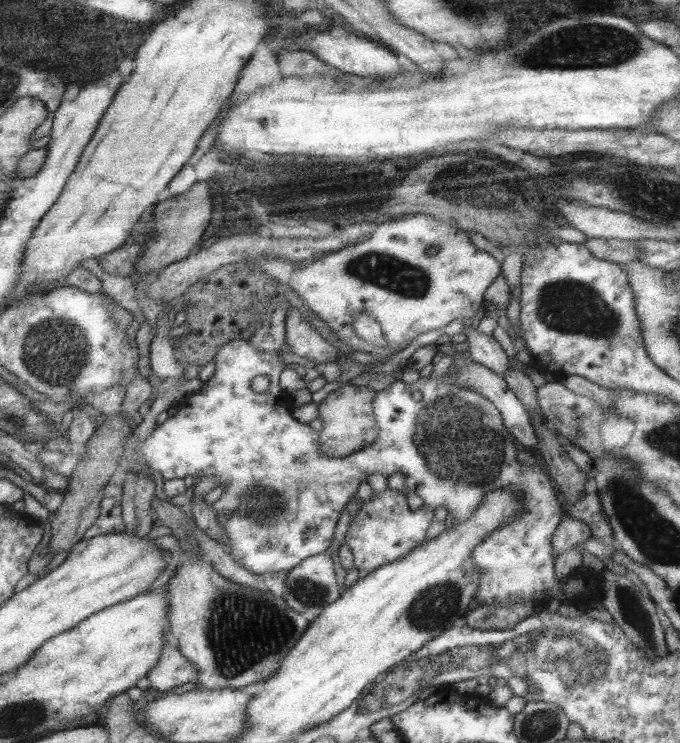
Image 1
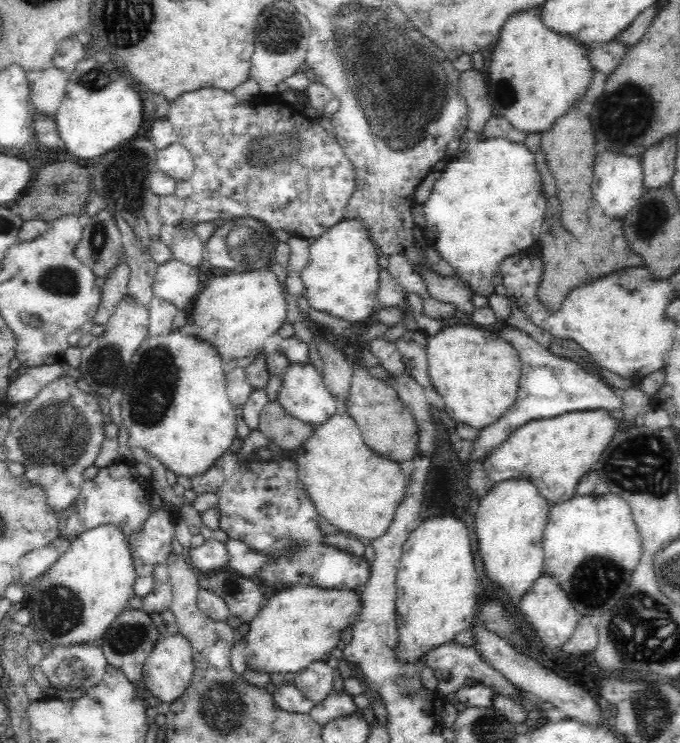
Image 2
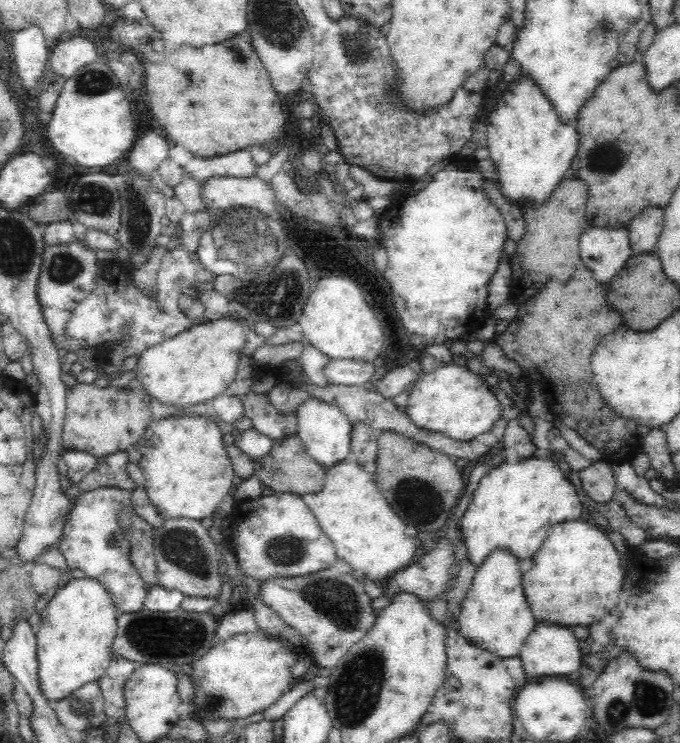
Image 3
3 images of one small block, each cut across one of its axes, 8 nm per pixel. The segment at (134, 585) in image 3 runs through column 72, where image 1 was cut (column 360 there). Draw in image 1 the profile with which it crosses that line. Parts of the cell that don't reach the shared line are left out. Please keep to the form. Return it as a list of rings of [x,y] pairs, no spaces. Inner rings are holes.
[[[387,487],[383,492],[374,492],[370,502],[365,502],[359,514],[346,532],[344,544],[351,547],[357,569],[371,571],[380,566],[401,558],[417,544],[425,540],[429,526],[433,520],[433,508],[421,506],[417,510],[409,508],[406,497],[397,490]]]

